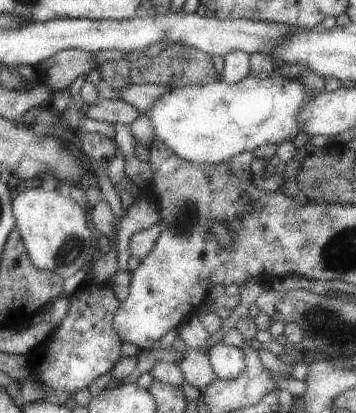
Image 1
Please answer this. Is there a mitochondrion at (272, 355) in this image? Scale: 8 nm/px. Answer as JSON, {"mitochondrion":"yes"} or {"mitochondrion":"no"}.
{"mitochondrion":"no"}

